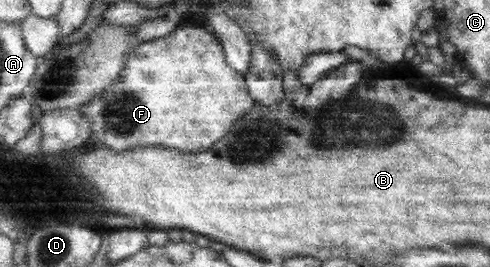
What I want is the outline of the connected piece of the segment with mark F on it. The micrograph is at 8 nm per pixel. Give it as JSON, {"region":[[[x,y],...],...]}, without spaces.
{"region":[[[187,23],[179,25],[164,37],[140,43],[138,49],[130,53],[126,67],[118,79],[109,83],[87,105],[86,119],[91,133],[114,150],[123,150],[136,144],[162,143],[166,147],[192,151],[205,150],[210,143],[220,140],[242,115],[248,114],[255,107],[245,78],[229,67],[222,44],[215,33],[208,32],[202,26],[195,27]]]}

